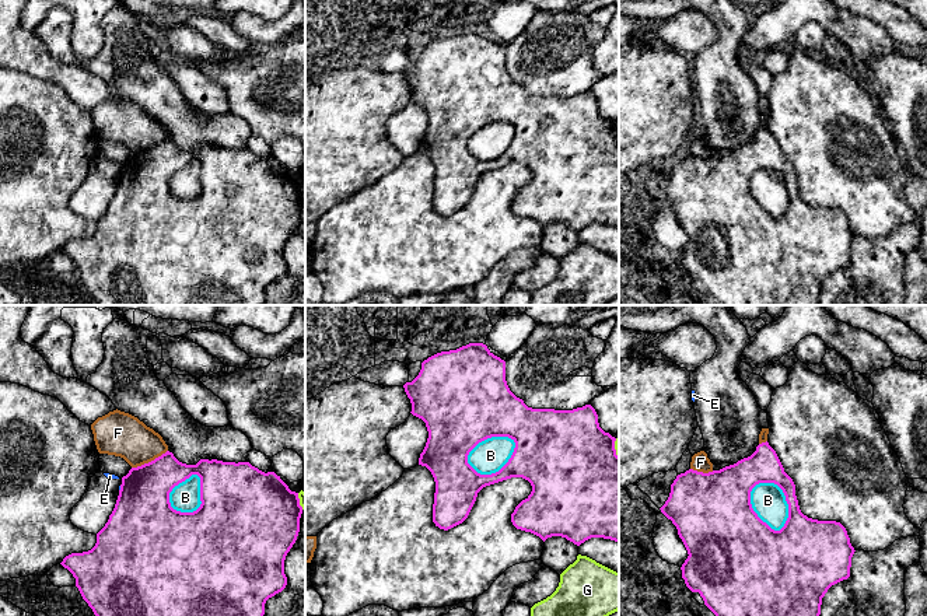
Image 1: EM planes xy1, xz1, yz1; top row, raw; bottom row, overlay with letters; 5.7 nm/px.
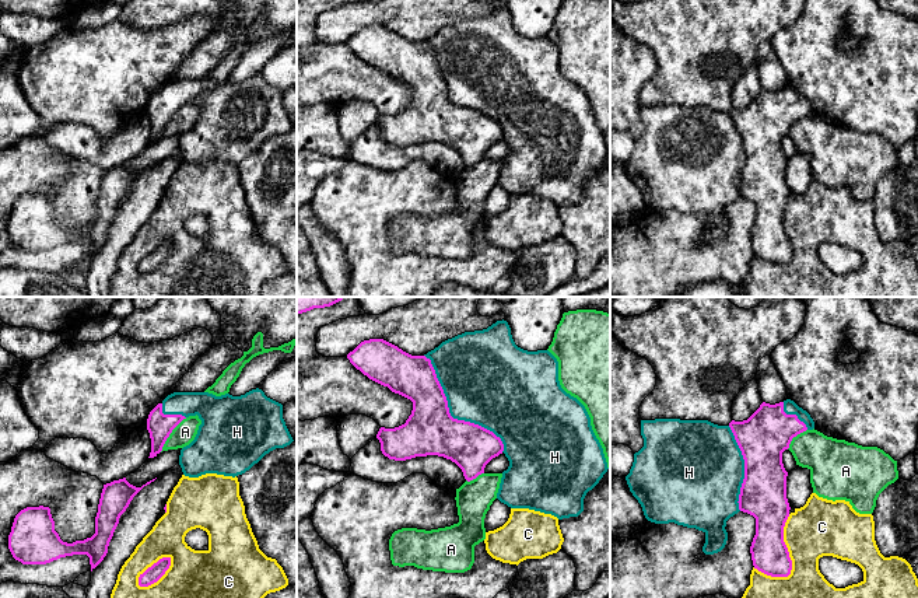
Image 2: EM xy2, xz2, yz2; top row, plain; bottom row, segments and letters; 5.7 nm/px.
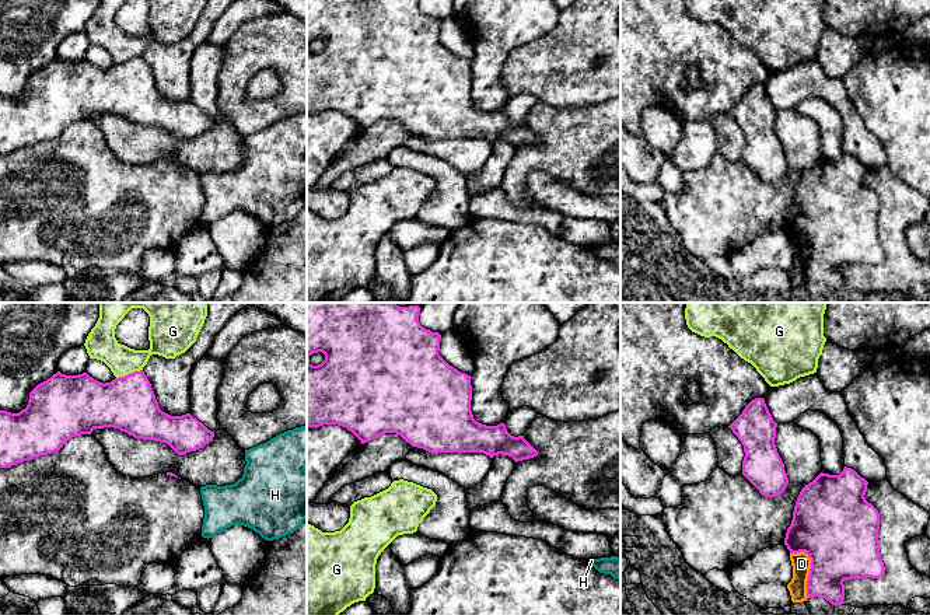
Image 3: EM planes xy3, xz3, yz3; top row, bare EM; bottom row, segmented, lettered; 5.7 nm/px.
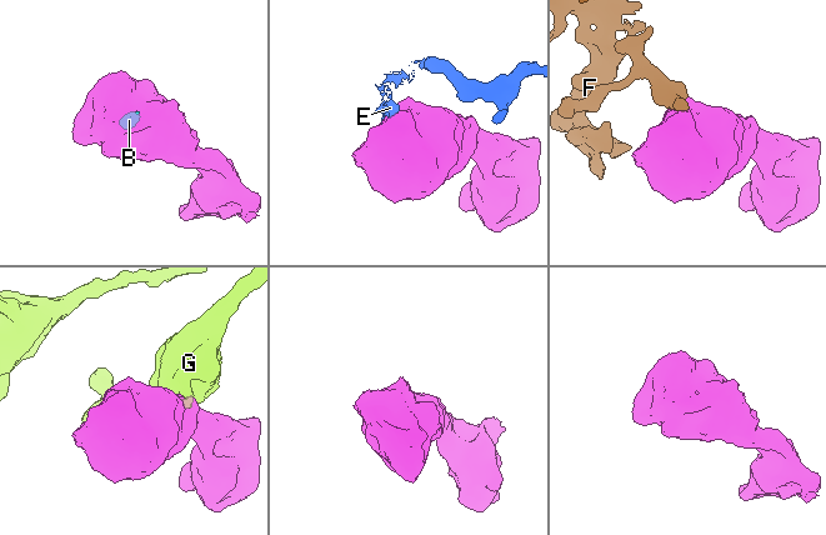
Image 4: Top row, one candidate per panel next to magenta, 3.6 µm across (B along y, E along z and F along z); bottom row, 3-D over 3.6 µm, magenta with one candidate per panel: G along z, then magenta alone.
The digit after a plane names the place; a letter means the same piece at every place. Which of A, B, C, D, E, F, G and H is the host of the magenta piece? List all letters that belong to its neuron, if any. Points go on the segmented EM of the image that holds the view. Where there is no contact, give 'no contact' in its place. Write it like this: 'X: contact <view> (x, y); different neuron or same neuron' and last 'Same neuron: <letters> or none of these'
A: contact xy2 (170, 433); different neuron
B: contact yz1 (752, 510); different neuron
C: contact yz2 (788, 553); different neuron
D: contact yz3 (811, 568); different neuron
E: contact xy1 (121, 489); different neuron
F: contact xy1 (149, 462); different neuron
G: contact xy3 (130, 373); different neuron
H: contact xz2 (451, 416); same neuron
Same neuron: H

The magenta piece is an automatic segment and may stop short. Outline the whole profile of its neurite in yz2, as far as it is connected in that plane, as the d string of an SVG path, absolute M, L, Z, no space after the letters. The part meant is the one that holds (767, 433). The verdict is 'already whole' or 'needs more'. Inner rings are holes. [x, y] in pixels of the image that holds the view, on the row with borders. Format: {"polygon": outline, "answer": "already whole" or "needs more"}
{"polygon": "M791 399L775 405L763 402L747 420L732 420L728 426L708 420L641 420L644 447L634 454L626 480L648 521L702 531L705 555L725 548L725 527L730 517L739 511L753 515L756 535L750 553L754 569L771 577L788 577L792 560L784 542L784 527L791 507L782 452L793 437L813 429L810 415Z", "answer": "needs more"}

